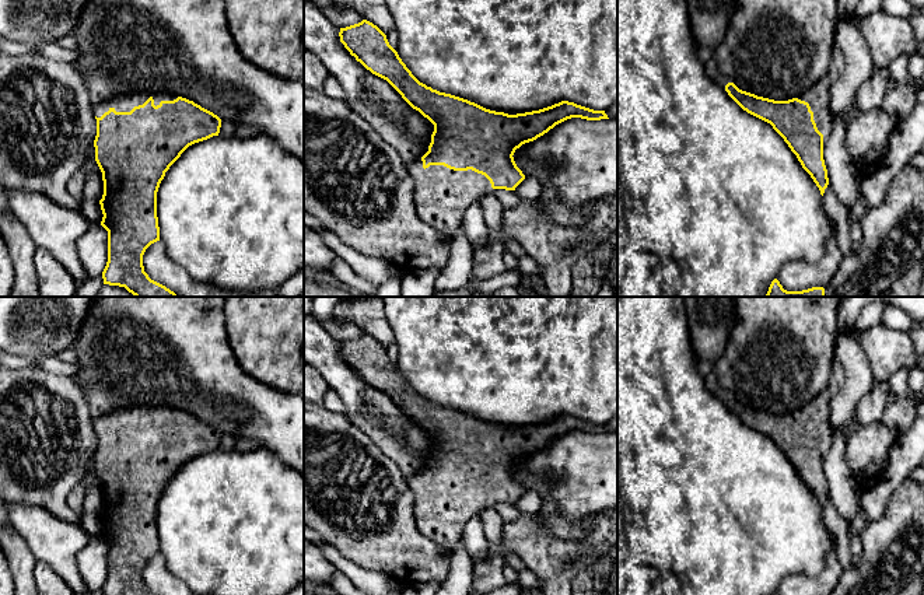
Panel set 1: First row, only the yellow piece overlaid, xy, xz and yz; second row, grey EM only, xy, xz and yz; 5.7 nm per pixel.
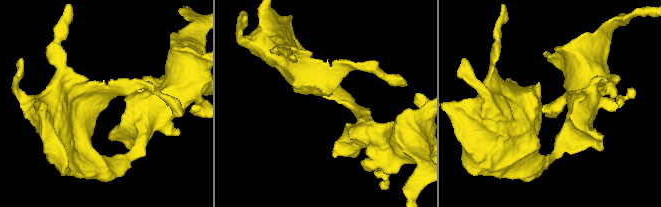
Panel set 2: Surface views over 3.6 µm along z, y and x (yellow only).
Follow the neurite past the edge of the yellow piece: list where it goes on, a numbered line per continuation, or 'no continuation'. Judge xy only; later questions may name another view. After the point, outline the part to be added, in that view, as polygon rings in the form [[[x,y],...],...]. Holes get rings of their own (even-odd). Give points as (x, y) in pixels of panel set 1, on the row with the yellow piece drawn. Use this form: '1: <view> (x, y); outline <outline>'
1: xy (121, 102); outline [[[134,92],[127,95],[116,95],[97,108],[94,108],[95,116],[101,118],[105,112],[113,108],[116,112],[130,112],[134,106],[143,105],[148,98],[154,99],[154,105],[160,105],[161,101],[174,101],[178,97],[167,92]]]

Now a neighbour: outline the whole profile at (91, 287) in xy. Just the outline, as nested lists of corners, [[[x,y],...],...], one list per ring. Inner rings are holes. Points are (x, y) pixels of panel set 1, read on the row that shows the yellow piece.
[[[102,274],[88,279],[85,283],[77,286],[76,297],[97,297],[102,286]]]

